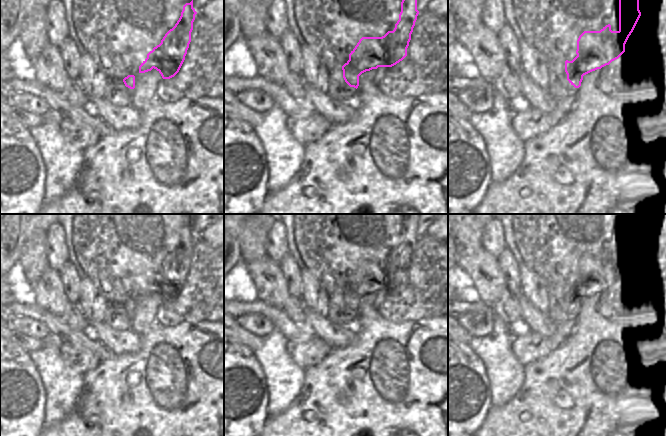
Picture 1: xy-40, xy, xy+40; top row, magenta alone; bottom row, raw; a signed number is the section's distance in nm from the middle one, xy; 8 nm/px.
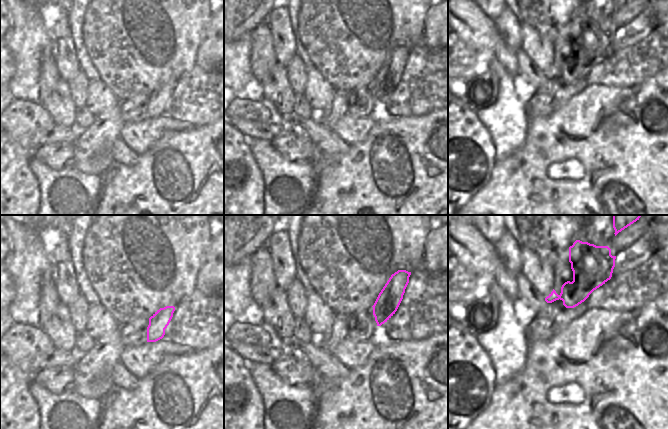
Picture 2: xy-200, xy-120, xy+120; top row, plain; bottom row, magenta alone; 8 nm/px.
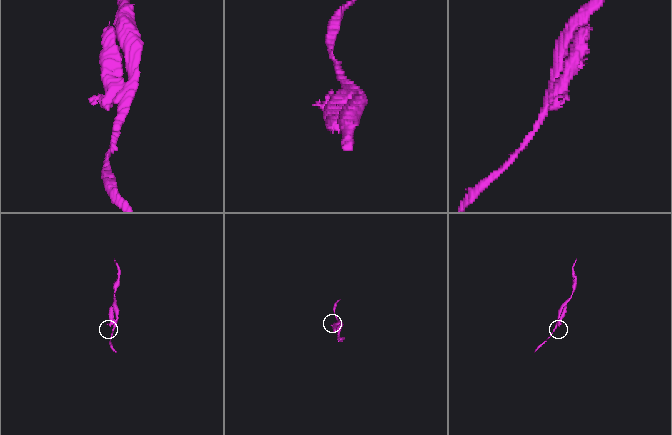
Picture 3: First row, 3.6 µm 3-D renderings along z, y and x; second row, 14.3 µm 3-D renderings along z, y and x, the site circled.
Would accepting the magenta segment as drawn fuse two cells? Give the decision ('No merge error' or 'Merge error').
Merge error.

